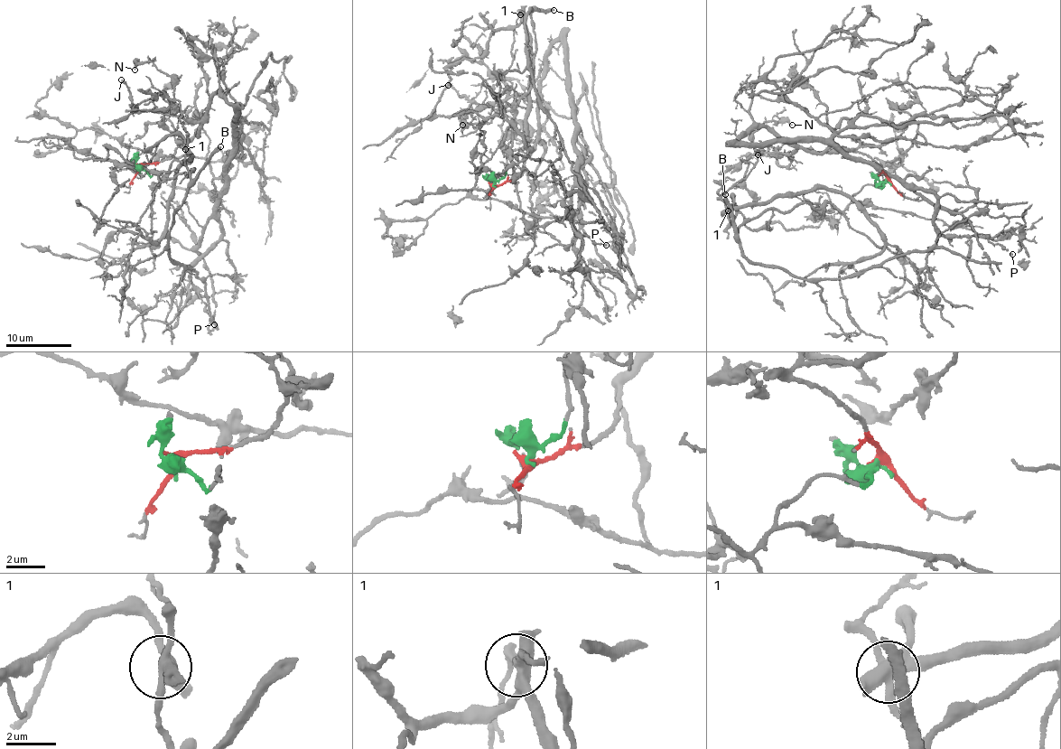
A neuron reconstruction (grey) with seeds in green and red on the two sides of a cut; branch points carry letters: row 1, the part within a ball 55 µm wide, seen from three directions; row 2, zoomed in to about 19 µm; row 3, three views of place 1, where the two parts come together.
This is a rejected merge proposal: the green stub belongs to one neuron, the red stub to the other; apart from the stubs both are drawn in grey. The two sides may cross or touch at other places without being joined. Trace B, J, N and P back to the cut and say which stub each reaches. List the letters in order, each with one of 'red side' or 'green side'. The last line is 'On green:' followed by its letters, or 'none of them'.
B: green side
J: red side
N: green side
P: red side
On green: B, N

